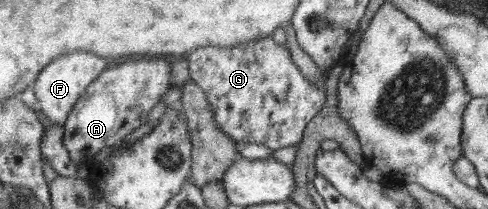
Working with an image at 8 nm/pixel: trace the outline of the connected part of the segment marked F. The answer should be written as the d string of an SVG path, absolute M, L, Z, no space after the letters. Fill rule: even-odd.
M74 52L74 54L66 54L56 58L39 74L32 85L38 100L37 107L52 124L64 125L80 97L101 75L100 72L104 68L106 68L106 60L96 54L90 54L90 52Z

